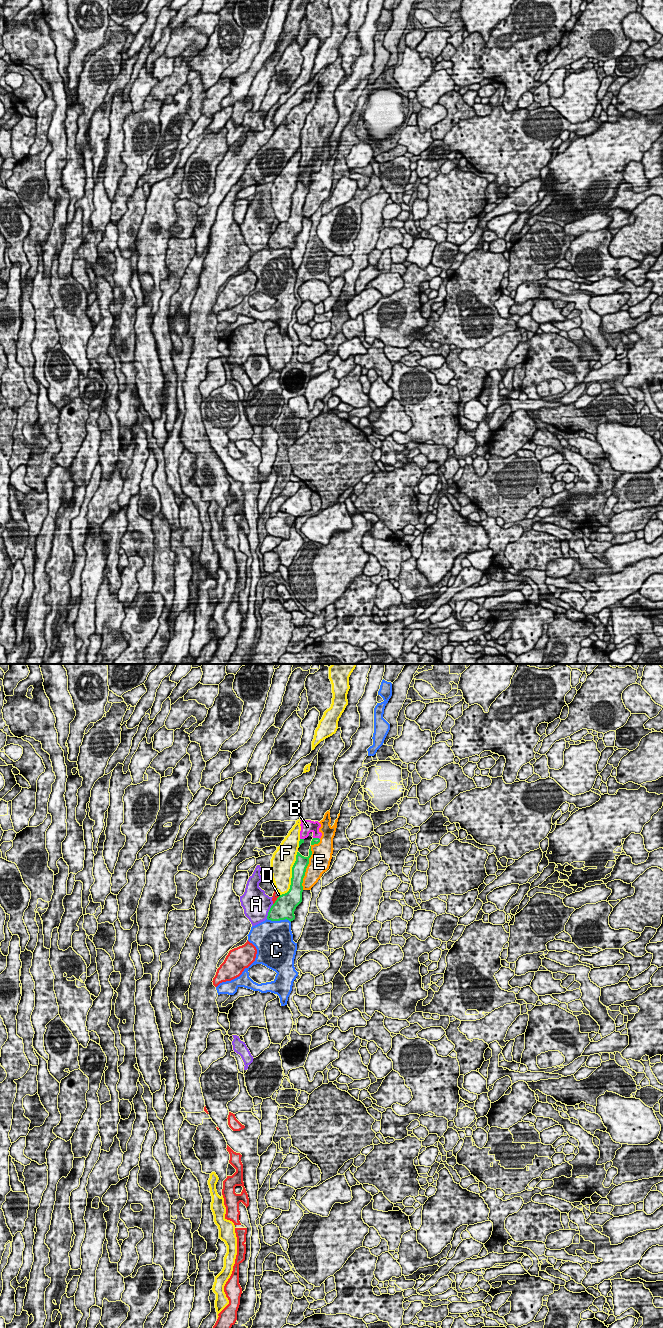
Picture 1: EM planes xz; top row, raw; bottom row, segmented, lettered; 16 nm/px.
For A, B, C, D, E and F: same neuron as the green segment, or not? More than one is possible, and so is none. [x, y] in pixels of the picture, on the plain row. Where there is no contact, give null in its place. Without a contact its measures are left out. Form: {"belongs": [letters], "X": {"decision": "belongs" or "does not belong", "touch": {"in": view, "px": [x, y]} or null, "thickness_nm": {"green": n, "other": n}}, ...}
{"belongs": ["B"], "A": {"decision": "does not belong", "touch": {"in": "xz", "px": [269, 239]}, "thickness_nm": {"green": 340, "other": 440}}, "B": {"decision": "belongs", "touch": {"in": "xz", "px": [316, 166]}, "thickness_nm": {"green": 100, "other": 220}}, "C": {"decision": "does not belong", "touch": {"in": "xz", "px": [279, 248]}, "thickness_nm": {"green": 340, "other": 480}}, "D": {"decision": "does not belong", "touch": {"in": "xz", "px": [276, 228]}, "thickness_nm": {"green": 340, "other": 120}}, "E": {"decision": "does not belong", "touch": {"in": "xz", "px": [308, 191]}, "thickness_nm": {"green": 220, "other": 340}}, "F": {"decision": "does not belong", "touch": {"in": "xz", "px": [292, 203]}, "thickness_nm": {"green": 220, "other": 360}}}

